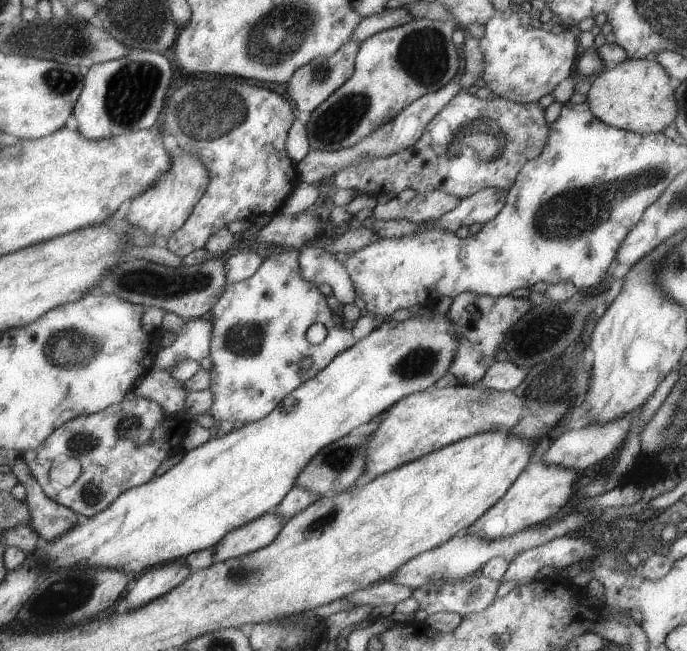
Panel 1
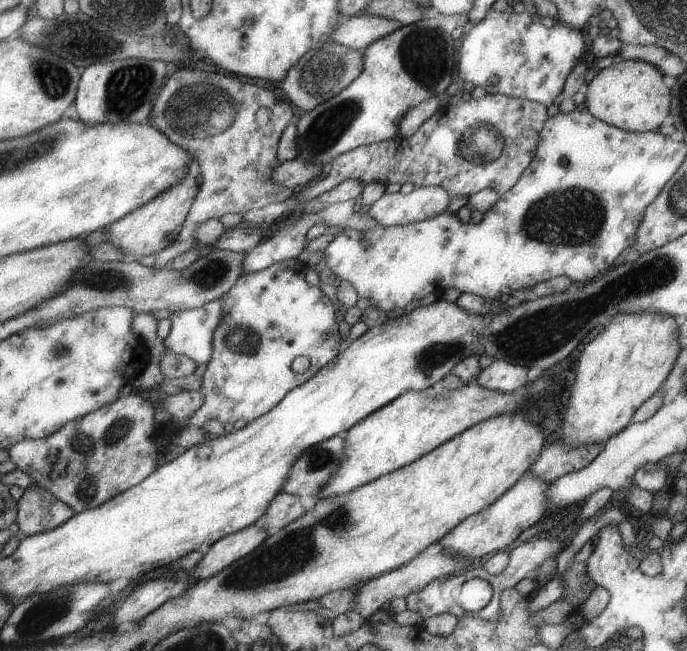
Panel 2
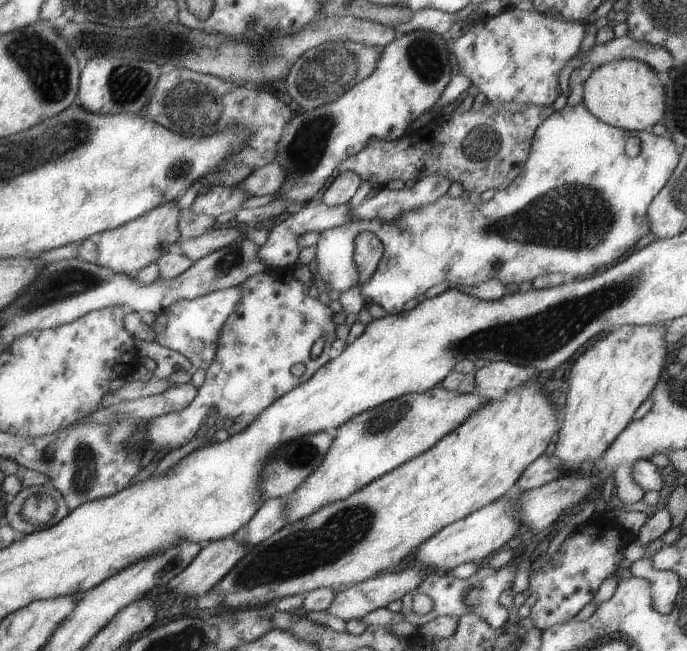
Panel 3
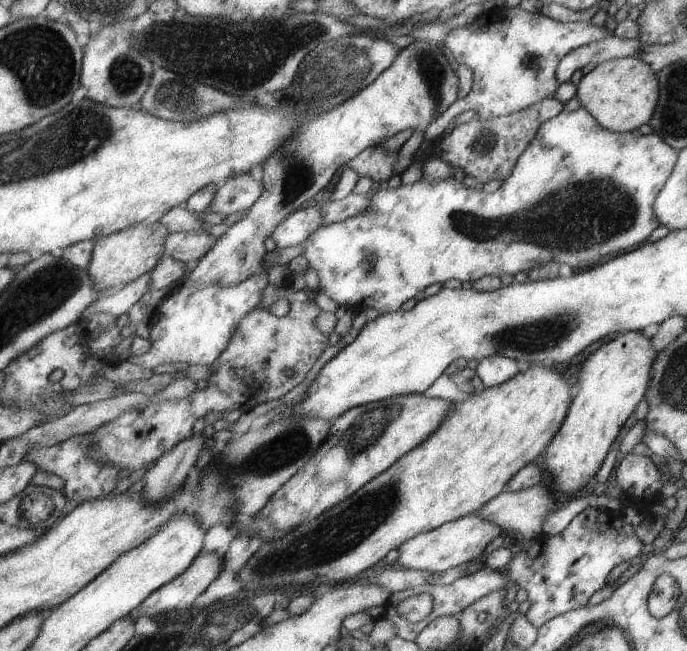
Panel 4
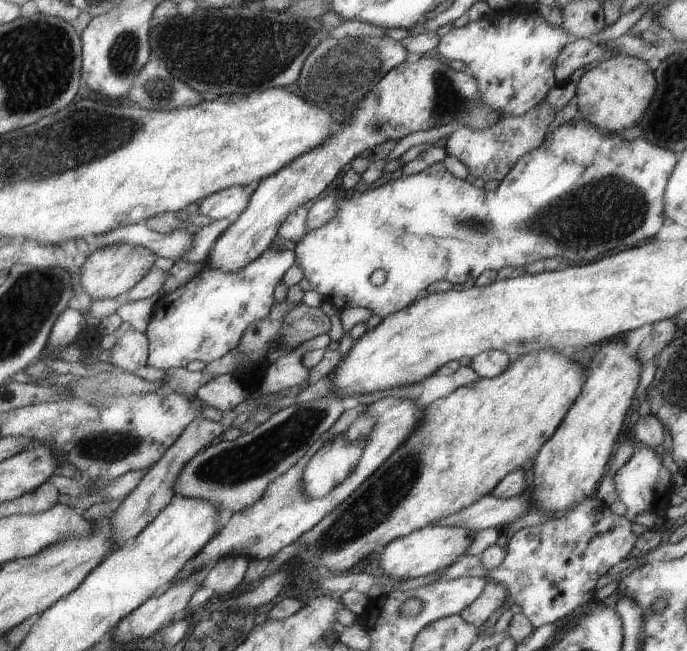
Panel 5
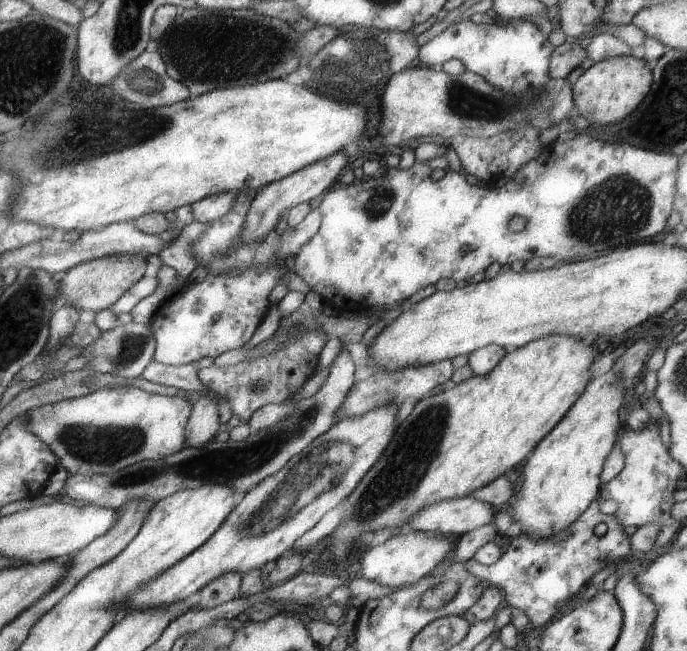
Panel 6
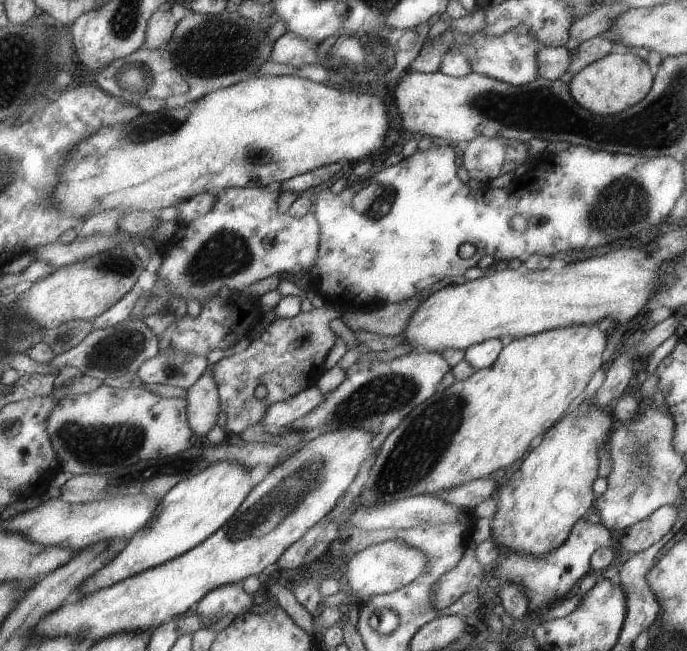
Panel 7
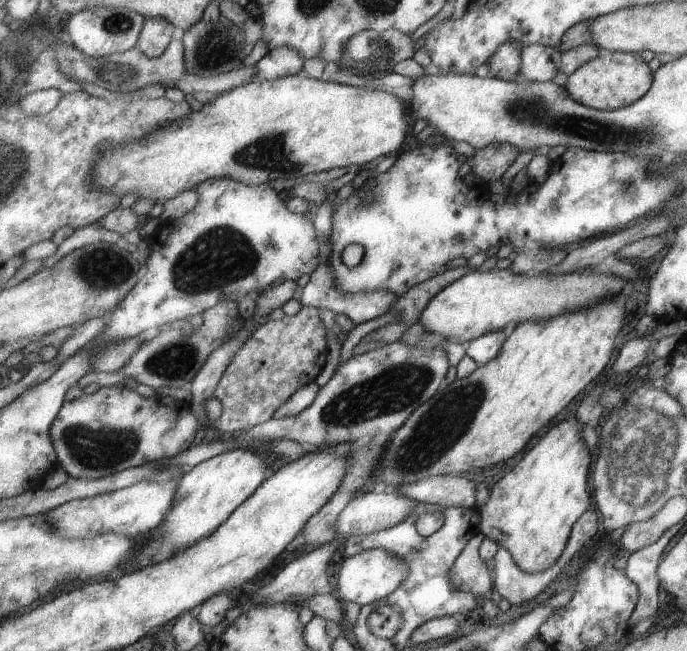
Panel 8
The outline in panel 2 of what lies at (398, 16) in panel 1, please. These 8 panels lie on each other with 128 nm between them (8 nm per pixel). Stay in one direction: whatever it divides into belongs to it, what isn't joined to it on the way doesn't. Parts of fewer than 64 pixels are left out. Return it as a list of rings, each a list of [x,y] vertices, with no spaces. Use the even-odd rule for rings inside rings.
[[[363,13],[359,16],[350,16],[345,19],[345,22],[337,24],[331,30],[329,39],[345,46],[345,48],[361,53],[365,46],[369,46],[371,42],[391,34],[401,26],[402,24],[397,20],[389,20],[389,18]]]

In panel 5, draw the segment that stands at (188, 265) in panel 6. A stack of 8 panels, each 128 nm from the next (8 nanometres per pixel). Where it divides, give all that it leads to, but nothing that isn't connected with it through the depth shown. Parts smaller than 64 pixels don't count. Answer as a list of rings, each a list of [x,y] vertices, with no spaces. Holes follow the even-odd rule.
[[[426,53],[419,56],[410,57],[403,60],[401,64],[389,69],[381,80],[378,80],[371,88],[371,92],[359,102],[357,110],[351,112],[351,118],[347,118],[347,124],[340,126],[339,132],[327,138],[323,144],[315,146],[313,150],[307,150],[305,154],[297,156],[277,172],[269,174],[259,180],[257,187],[250,194],[249,202],[245,210],[233,218],[220,218],[214,220],[211,224],[201,227],[200,231],[193,234],[190,248],[181,256],[184,261],[202,262],[207,259],[205,267],[211,270],[221,270],[221,272],[237,272],[255,258],[261,256],[261,253],[267,249],[271,242],[277,239],[277,230],[279,225],[301,204],[307,200],[315,198],[327,185],[335,179],[335,176],[341,172],[341,168],[359,156],[363,150],[377,146],[386,140],[400,140],[411,132],[418,130],[428,130],[444,124],[453,124],[457,129],[461,126],[469,126],[475,130],[489,128],[491,124],[500,118],[497,112],[493,112],[489,106],[485,106],[479,100],[479,90],[475,79],[471,78],[469,72],[457,72],[453,70],[446,60],[441,59],[436,53]]]

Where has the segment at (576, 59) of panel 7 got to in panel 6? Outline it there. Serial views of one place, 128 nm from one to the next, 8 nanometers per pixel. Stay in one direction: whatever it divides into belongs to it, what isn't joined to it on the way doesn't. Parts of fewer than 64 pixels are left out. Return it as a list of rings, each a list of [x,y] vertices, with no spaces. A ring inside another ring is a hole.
[[[611,32],[593,36],[584,50],[587,60],[591,60],[594,63],[608,57],[617,57],[620,55],[631,55],[637,59],[642,59],[644,56],[643,47],[630,48],[625,42],[615,38]]]

